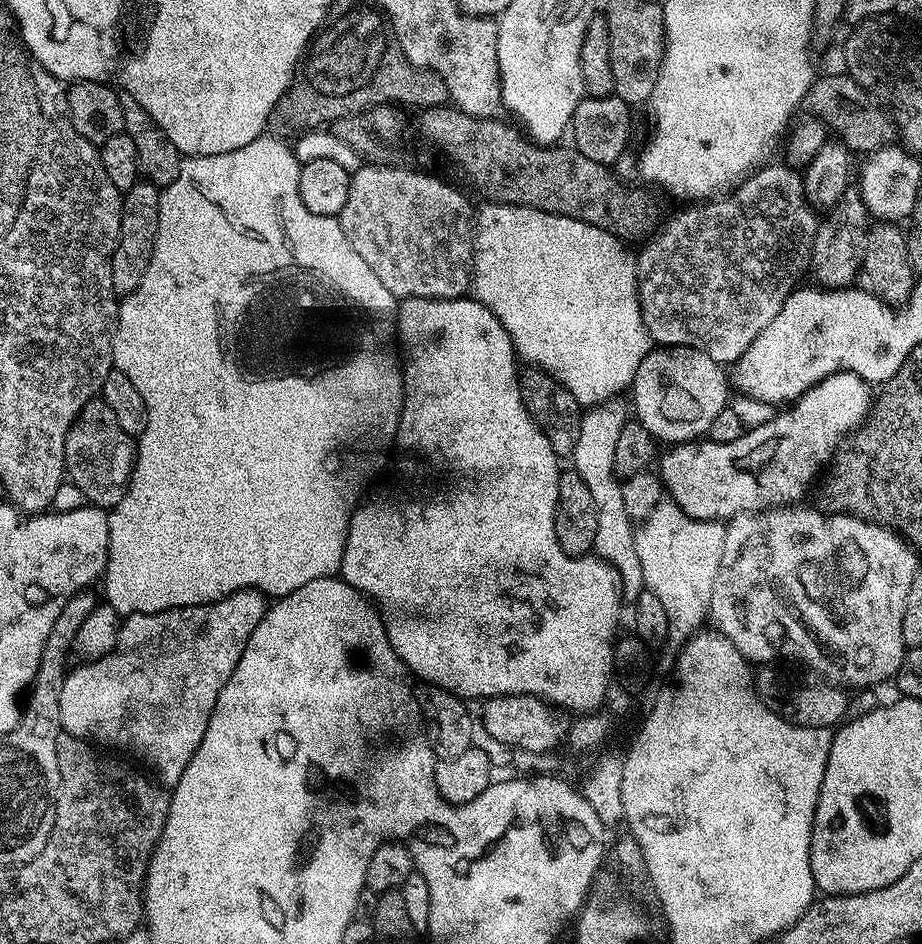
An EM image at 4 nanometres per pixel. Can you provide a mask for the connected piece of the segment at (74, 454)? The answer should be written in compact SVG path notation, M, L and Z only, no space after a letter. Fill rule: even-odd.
M102 398L86 402L78 414L78 418L70 426L64 443L64 471L67 483L73 484L82 495L85 496L89 505L101 510L111 510L126 494L128 484L132 481L132 468L136 465L138 451L137 441L122 426L118 426L118 418L114 418L114 410Z

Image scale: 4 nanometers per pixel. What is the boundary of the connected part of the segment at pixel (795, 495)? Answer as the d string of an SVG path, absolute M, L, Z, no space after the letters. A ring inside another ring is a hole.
M836 372L816 384L808 392L802 393L785 412L777 411L770 422L757 428L744 430L734 442L714 442L705 439L703 442L677 443L669 447L668 453L658 460L658 475L663 487L673 503L679 505L689 517L695 520L714 520L727 522L742 512L762 512L770 508L792 506L804 496L804 491L812 484L812 479L821 475L836 445L849 432L864 423L864 417L870 411L869 385L863 378L854 373Z

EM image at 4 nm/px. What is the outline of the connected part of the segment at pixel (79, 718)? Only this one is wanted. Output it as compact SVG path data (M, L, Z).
M255 587L244 588L241 592L235 592L226 598L215 600L212 604L195 604L150 614L135 612L132 616L123 617L118 642L112 650L96 660L81 663L81 668L73 667L69 671L68 677L62 682L62 698L58 698L61 729L70 733L71 736L76 736L79 740L92 742L105 740L106 743L113 744L116 748L125 748L128 752L132 752L136 748L137 754L157 772L155 775L165 785L175 786L182 778L182 770L186 770L186 766L190 766L190 758L194 758L194 750L198 750L198 746L202 742L202 734L206 734L208 719L218 702L218 694L222 694L222 686L226 686L230 674L234 674L234 666L238 666L238 658L242 658L242 654L246 650L246 642L250 642L250 634L254 634L254 626L258 626L258 622L262 622L265 607L265 595Z

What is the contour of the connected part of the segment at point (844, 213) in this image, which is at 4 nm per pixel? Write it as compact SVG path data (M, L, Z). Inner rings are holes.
M849 186L846 194L827 213L828 220L821 219L816 229L816 237L812 243L812 258L810 261L811 275L816 275L815 283L825 289L845 289L859 277L862 258L866 254L866 238L870 227L868 208L860 197L860 189Z

